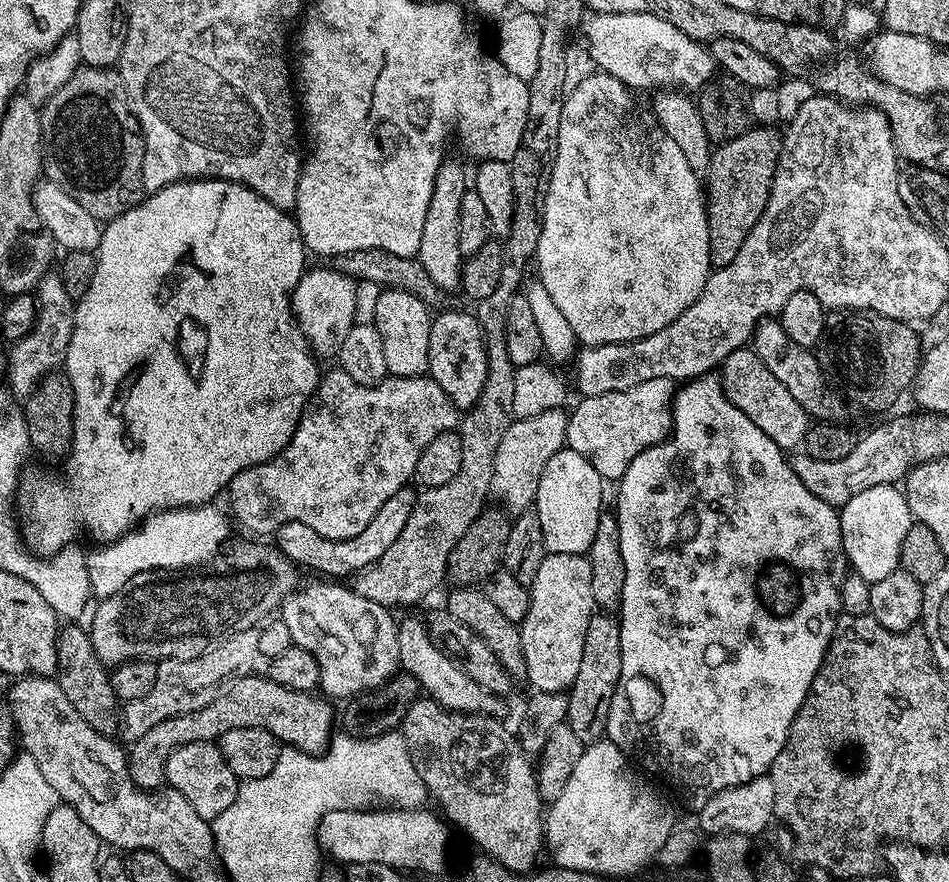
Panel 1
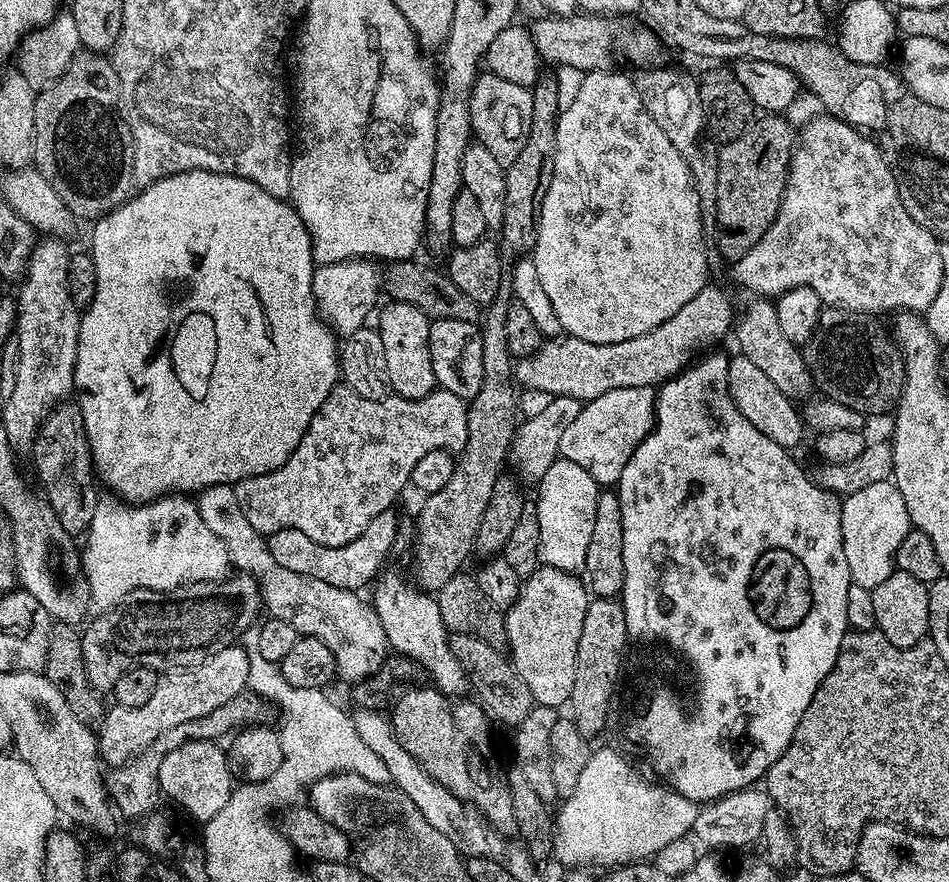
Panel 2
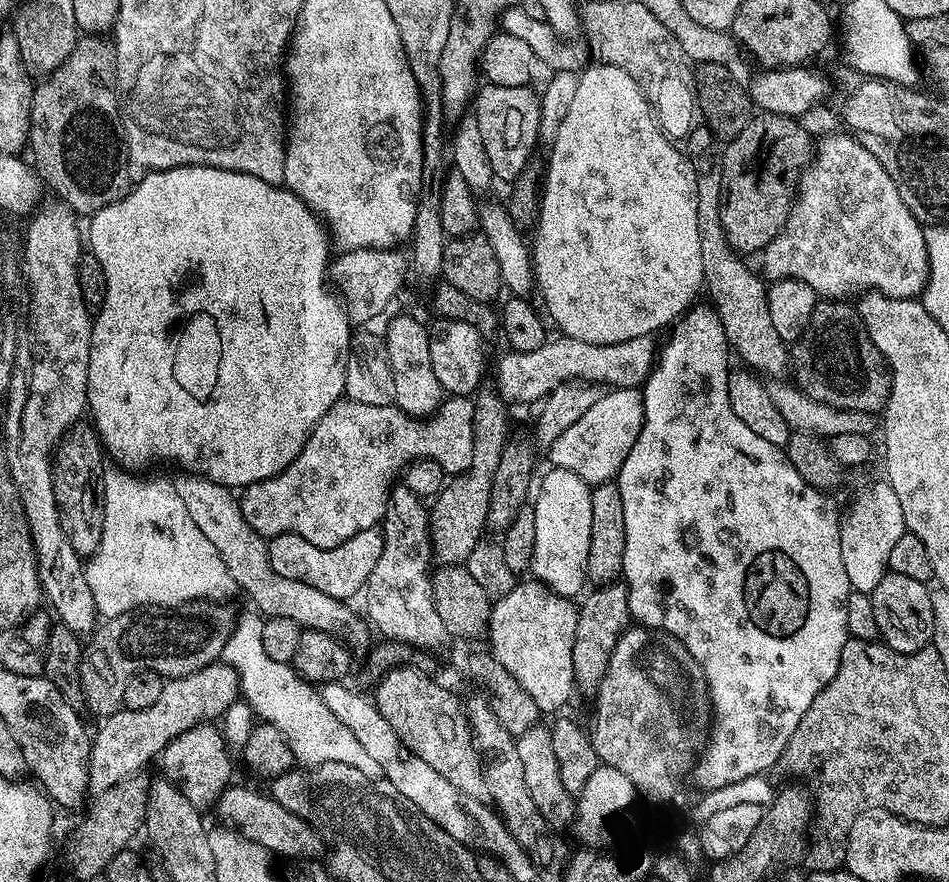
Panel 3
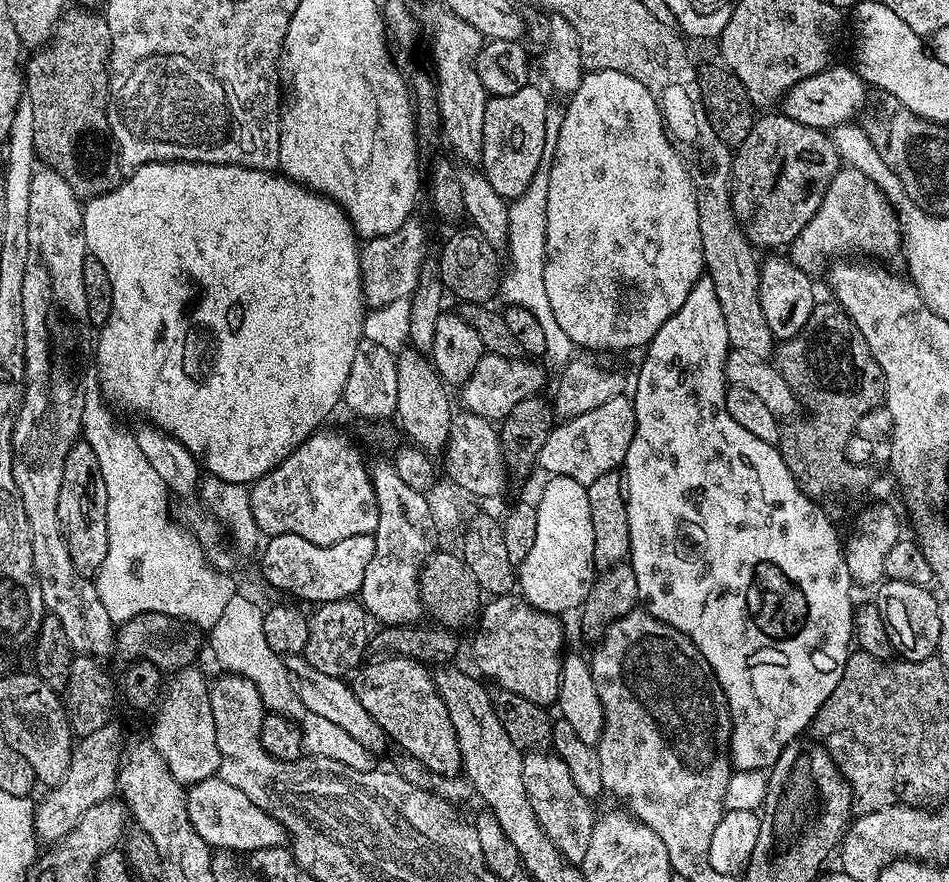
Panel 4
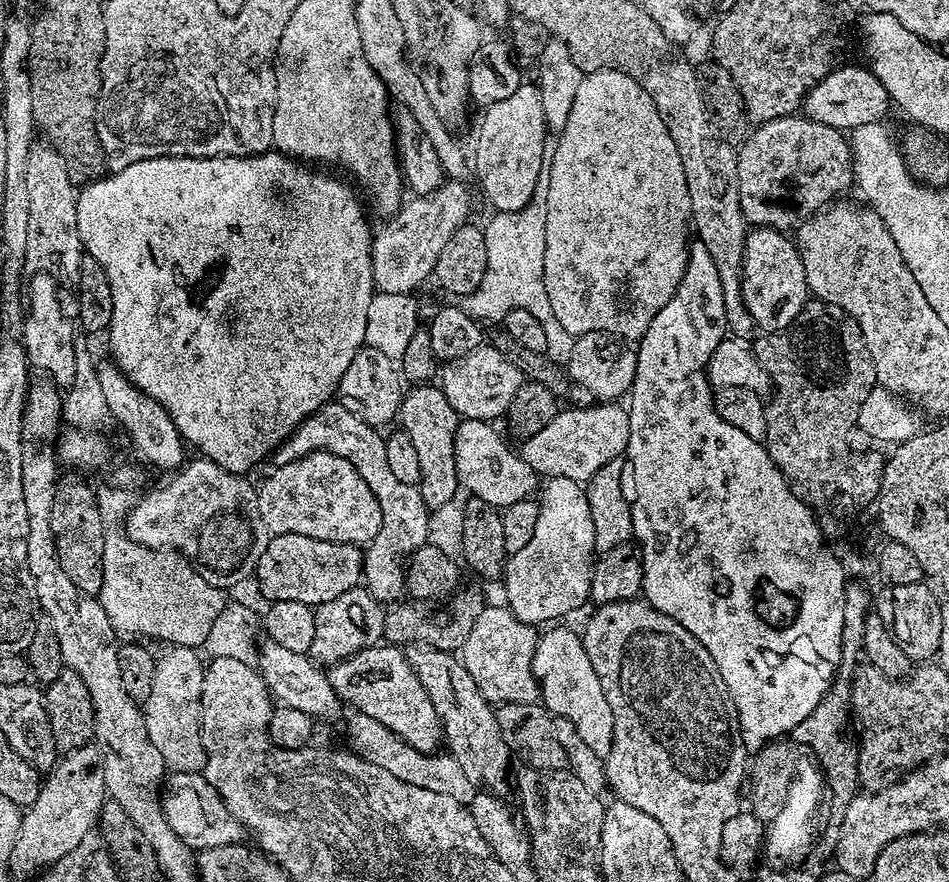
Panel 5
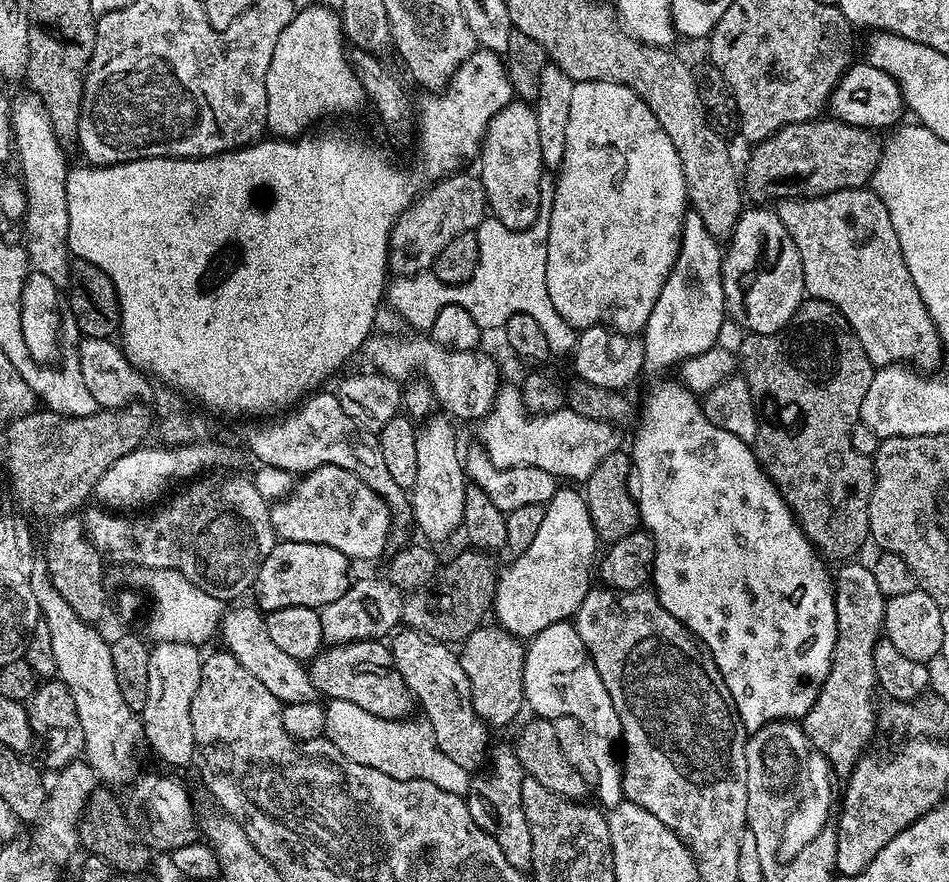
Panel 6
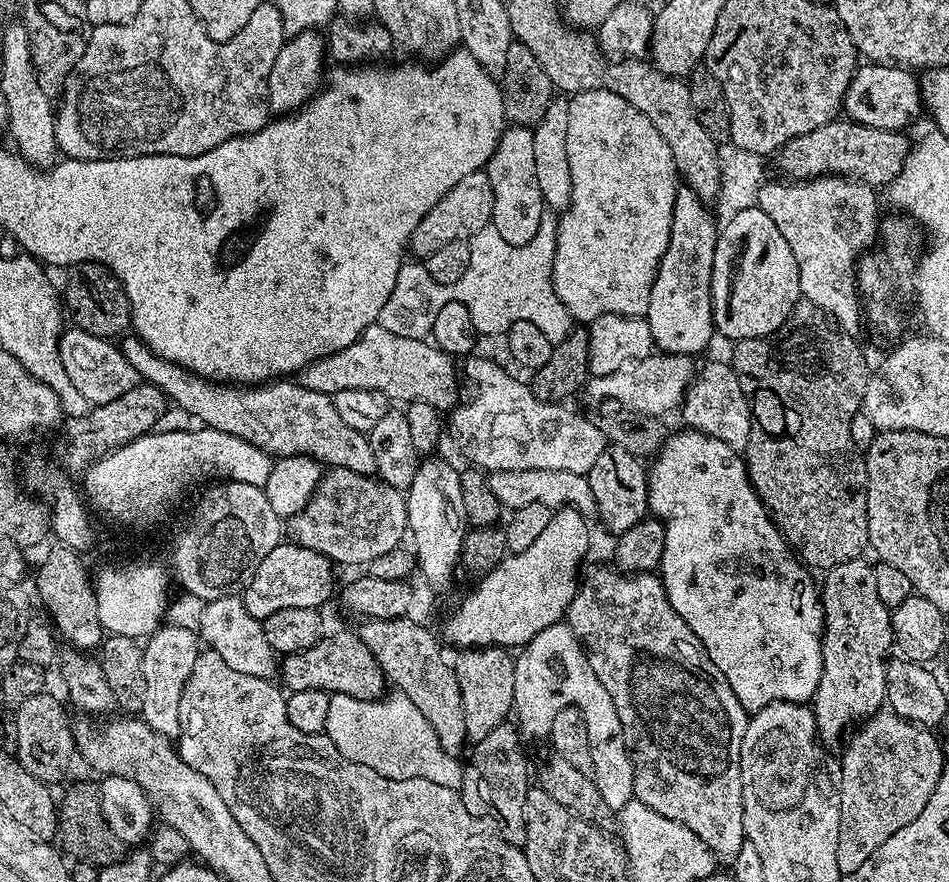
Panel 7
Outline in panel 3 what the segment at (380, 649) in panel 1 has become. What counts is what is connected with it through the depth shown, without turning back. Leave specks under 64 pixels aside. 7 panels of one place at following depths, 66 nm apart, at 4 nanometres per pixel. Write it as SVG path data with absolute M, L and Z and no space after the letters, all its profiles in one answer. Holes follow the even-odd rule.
M180 474L180 477L175 477L174 483L178 498L182 498L182 502L186 502L186 510L190 510L190 518L194 518L198 530L202 530L202 534L214 542L218 554L222 554L222 562L226 562L226 570L234 574L237 589L244 591L245 588L248 591L252 599L251 607L255 611L265 617L290 618L304 630L321 628L323 632L343 638L353 653L367 653L370 647L369 625L361 617L360 621L348 609L349 605L345 601L330 598L330 594L322 594L322 590L314 590L314 586L306 586L306 582L282 578L282 574L272 569L268 561L268 540L259 536L246 522L246 518L242 518L240 501L233 489L224 488L218 482L195 474Z

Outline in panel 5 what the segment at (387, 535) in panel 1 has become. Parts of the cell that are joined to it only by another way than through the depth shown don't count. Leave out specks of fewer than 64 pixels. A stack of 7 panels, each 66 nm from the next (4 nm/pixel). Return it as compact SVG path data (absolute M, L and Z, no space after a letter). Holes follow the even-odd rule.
M282 534L273 536L266 546L265 553L259 558L254 575L254 583L260 587L265 601L285 600L286 602L302 602L303 604L317 605L330 602L351 588L361 583L364 570L364 552L355 544L335 544L322 542L314 538L306 538L302 534Z

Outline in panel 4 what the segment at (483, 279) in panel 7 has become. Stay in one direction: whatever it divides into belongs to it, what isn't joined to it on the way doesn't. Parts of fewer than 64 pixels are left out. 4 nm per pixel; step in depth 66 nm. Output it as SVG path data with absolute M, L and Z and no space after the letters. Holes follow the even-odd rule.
M551 159L538 162L538 170L534 170L534 178L530 178L530 186L522 190L518 199L508 205L508 269L504 268L502 279L498 284L499 295L504 295L505 305L526 306L534 318L538 318L542 330L546 333L546 350L544 356L552 364L563 366L573 359L574 345L566 330L558 326L554 319L554 310L550 310L550 298L546 295L546 278L544 263L546 262L546 194L550 194Z

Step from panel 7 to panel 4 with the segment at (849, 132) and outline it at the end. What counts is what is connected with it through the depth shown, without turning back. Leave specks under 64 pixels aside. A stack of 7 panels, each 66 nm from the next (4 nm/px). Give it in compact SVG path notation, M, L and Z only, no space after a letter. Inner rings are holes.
M783 112L757 117L746 138L737 145L732 159L731 208L744 236L759 249L778 250L780 246L791 245L817 212L829 182L839 169L839 149L823 129L806 126Z

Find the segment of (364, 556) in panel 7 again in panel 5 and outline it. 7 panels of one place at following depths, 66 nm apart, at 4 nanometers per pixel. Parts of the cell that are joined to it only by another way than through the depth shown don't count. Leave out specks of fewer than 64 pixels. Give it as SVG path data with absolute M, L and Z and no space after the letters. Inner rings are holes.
M312 452L300 460L273 467L271 470L272 476L266 477L264 485L260 484L257 491L258 511L271 537L302 534L306 538L322 542L367 546L378 534L378 526L382 526L382 510L378 510L378 502L374 494L370 494L370 486L366 486L358 470L354 470L348 460L338 458L338 454Z

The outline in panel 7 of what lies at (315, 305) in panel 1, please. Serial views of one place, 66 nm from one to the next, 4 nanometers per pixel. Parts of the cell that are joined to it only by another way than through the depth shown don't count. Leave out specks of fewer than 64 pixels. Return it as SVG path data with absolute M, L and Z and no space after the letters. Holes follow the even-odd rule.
M481 170L474 174L466 174L466 178L462 178L458 186L449 190L440 199L438 206L434 206L430 214L422 218L422 222L418 222L410 241L411 255L416 258L427 258L430 254L434 254L434 250L442 250L446 242L468 240L474 234L478 234L482 226L491 224L493 210L494 190L490 186L487 171Z

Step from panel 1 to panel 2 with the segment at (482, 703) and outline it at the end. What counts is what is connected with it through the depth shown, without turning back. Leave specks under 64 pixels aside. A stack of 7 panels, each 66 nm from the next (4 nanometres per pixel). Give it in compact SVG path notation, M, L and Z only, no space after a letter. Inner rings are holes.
M381 571L375 581L371 589L373 592L372 596L370 595L370 603L378 614L378 622L382 622L386 630L389 649L405 656L423 671L425 668L432 679L429 681L440 691L453 698L459 697L459 692L466 688L466 673L448 645L450 631L439 614L437 597L421 590L407 575L399 576L396 572L388 571Z

